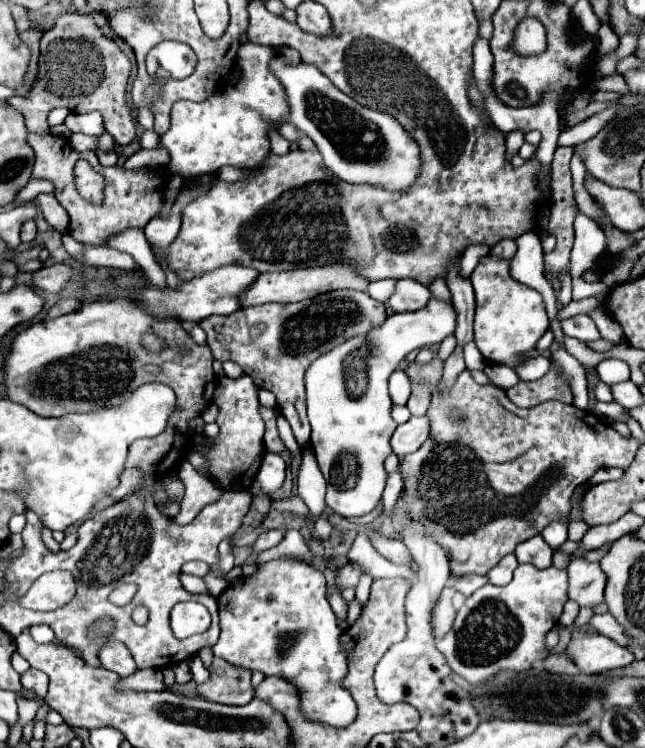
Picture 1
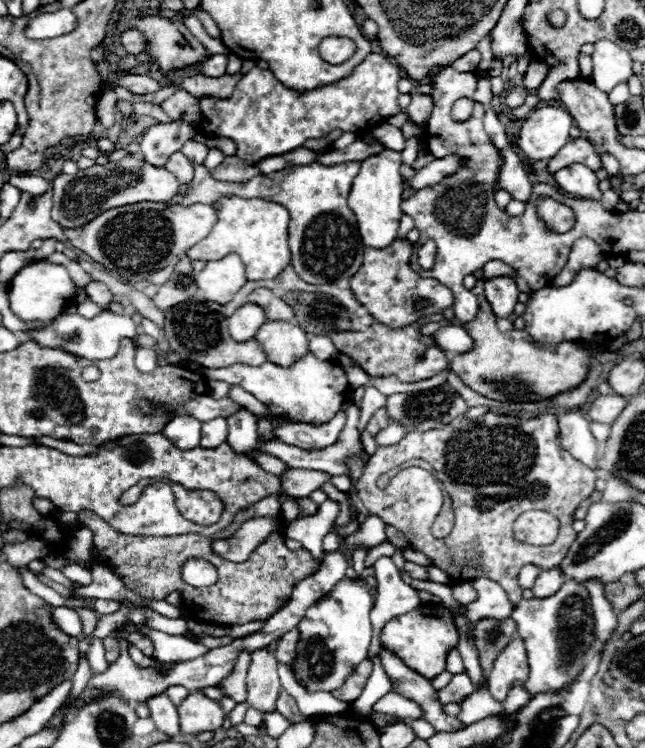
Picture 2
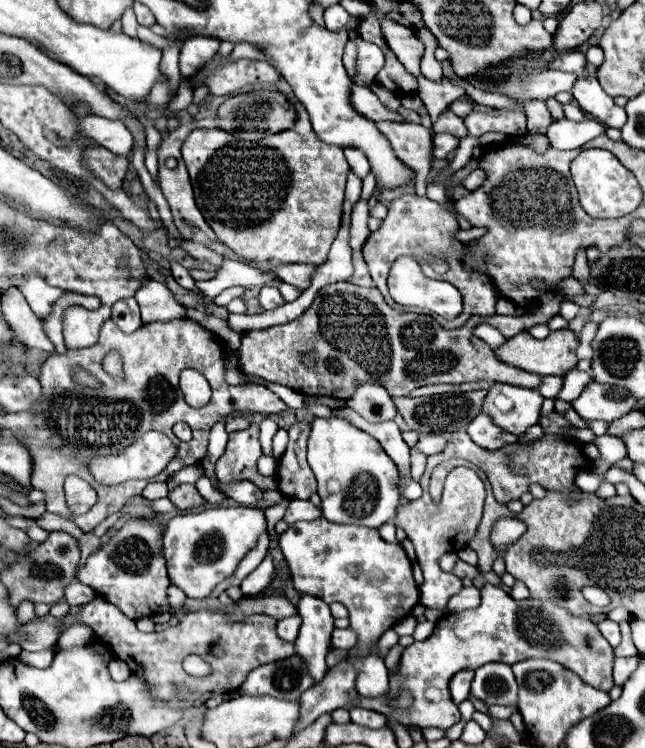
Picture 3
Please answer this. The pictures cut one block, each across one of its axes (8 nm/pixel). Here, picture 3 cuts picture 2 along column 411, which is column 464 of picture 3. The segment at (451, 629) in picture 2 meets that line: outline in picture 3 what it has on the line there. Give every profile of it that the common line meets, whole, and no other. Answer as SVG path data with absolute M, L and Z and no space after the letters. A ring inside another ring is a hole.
M486 584L482 590L482 604L474 610L466 610L466 612L456 612L456 614L446 614L442 620L436 622L434 634L424 640L424 642L414 642L410 646L404 648L402 652L402 660L398 666L398 674L390 676L390 696L394 698L394 694L398 694L398 690L406 690L412 694L412 706L408 708L388 708L386 700L366 700L360 698L360 702L356 706L360 708L370 708L376 710L380 714L392 716L398 722L402 722L404 726L418 726L418 728L450 728L456 722L460 722L460 712L458 706L452 702L452 696L449 691L450 678L464 670L464 668L478 668L482 664L488 662L504 662L504 664L516 664L522 662L526 658L550 658L554 662L560 662L562 666L570 668L572 672L576 672L578 676L582 676L582 680L586 680L586 684L598 688L598 690L610 690L614 686L612 682L612 664L614 664L614 648L602 638L602 634L598 632L598 626L586 618L576 618L570 616L564 608L550 604L550 608L546 604L542 604L540 600L512 600L502 588Z

